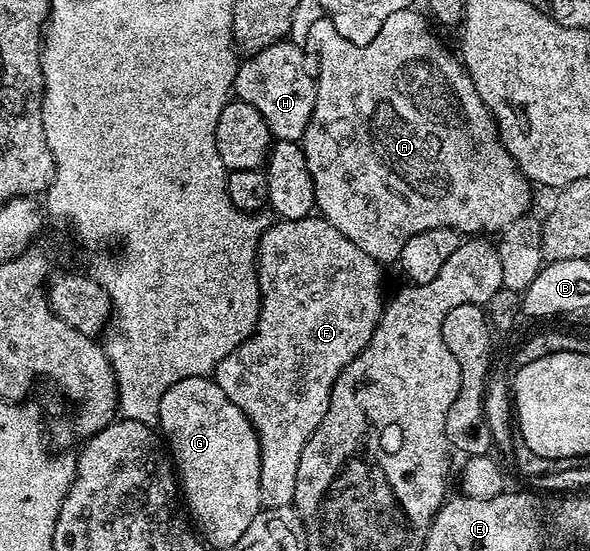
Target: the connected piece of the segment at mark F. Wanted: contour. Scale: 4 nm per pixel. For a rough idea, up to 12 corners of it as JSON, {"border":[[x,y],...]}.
{"border":[[320,215],[257,245],[257,330],[215,380],[257,431],[264,508],[385,308]]}

